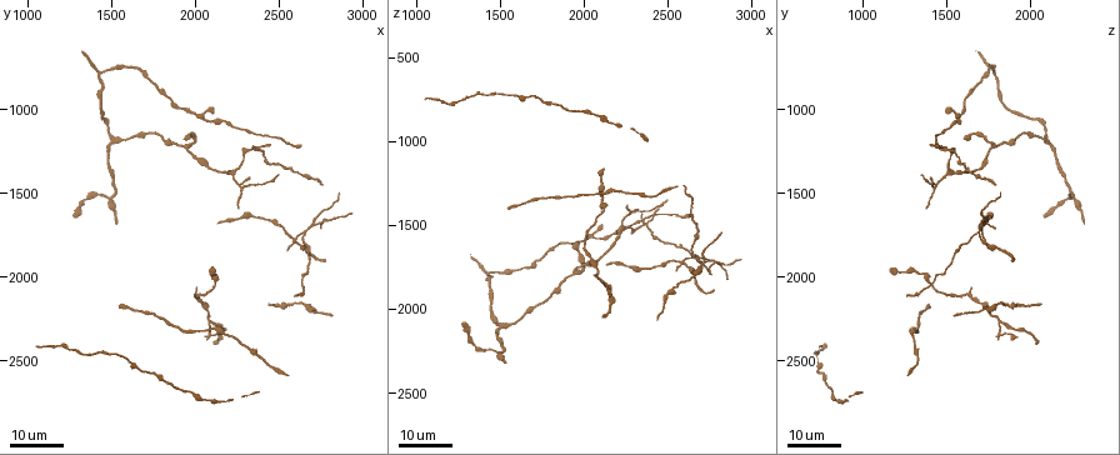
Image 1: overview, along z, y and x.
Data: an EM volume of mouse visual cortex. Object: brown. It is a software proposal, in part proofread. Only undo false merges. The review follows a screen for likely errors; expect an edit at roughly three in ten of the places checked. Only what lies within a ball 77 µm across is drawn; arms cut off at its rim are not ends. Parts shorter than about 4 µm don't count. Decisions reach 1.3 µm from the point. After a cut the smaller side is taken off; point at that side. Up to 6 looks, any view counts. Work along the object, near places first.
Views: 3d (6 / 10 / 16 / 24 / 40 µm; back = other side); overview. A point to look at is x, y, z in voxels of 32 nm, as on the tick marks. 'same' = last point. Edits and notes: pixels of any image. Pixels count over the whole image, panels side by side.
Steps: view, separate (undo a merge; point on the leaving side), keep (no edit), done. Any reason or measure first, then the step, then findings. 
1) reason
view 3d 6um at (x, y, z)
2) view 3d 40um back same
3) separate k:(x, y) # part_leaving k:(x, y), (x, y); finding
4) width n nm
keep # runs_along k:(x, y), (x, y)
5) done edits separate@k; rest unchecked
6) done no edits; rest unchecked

four-way junction
view 3d 24um at (2600, 1780, 1720)

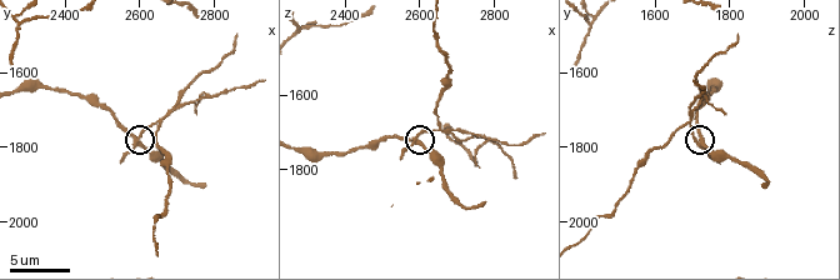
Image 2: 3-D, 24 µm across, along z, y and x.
view 3d 10um at (2580, 1780, 1730)

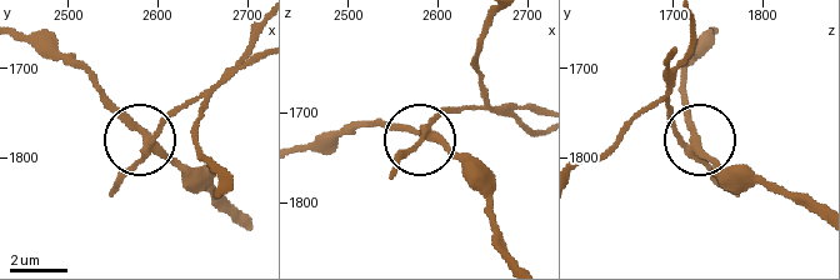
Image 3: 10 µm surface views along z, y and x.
arms 4
separate 3:(121, 175) # part_leaving 3:(145, 150), (174, 116), (200, 101), (195, 138), (214, 174); a second neuron is stuck on

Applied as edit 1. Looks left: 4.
see it whole again
view overview

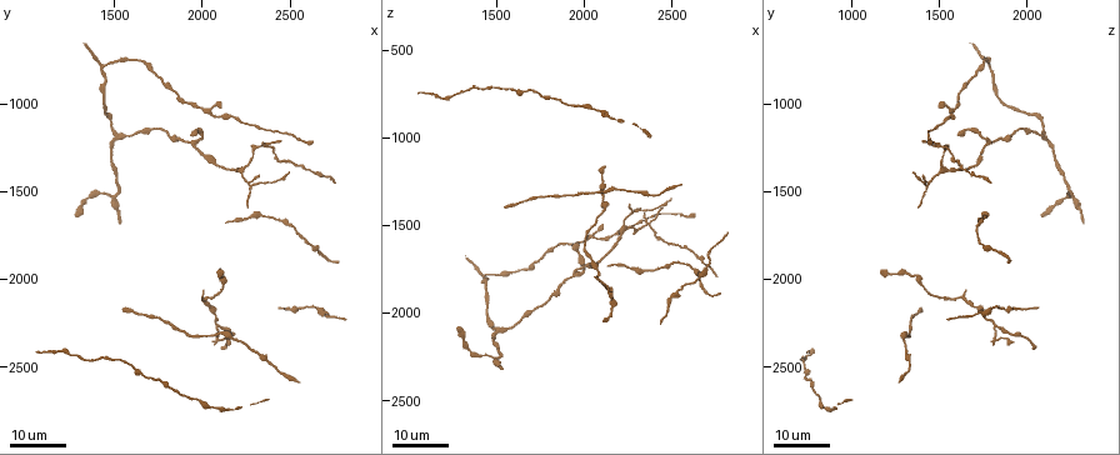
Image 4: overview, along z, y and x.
four or more arms meet
view 3d 16um at (2360, 1240, 1480)

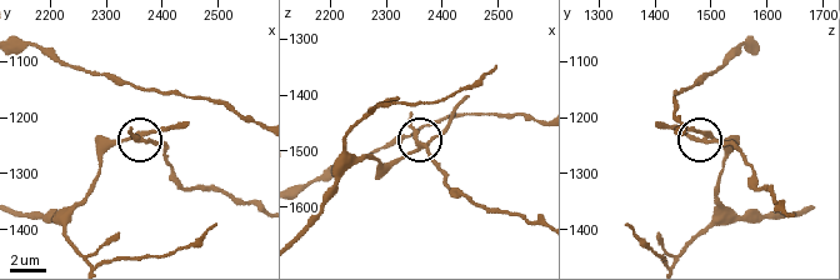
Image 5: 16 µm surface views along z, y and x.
view 3d 10um at (2370, 1225, 1490)

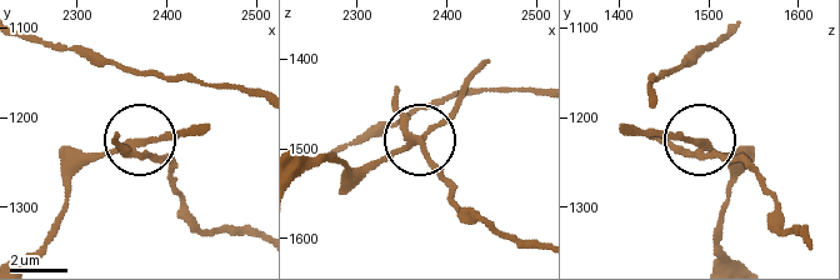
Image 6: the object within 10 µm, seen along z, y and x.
keep # runs_along 6:(808, 243), (748, 169), (700, 140), (650, 133); continuous, no second neuron

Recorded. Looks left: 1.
four arms meet
view 3d 10um at (2280, 1470, 1430)

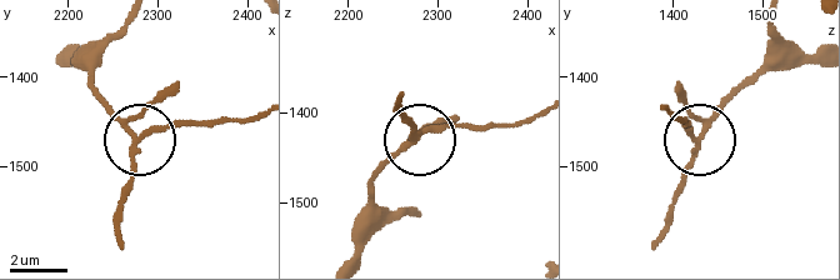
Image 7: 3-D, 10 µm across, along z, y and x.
keep # runs_along 7:(419, 213), (376, 204), (379, 170), (443, 126), (513, 126); all the same neuron

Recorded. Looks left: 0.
done edits separate@3; rest unchecked

